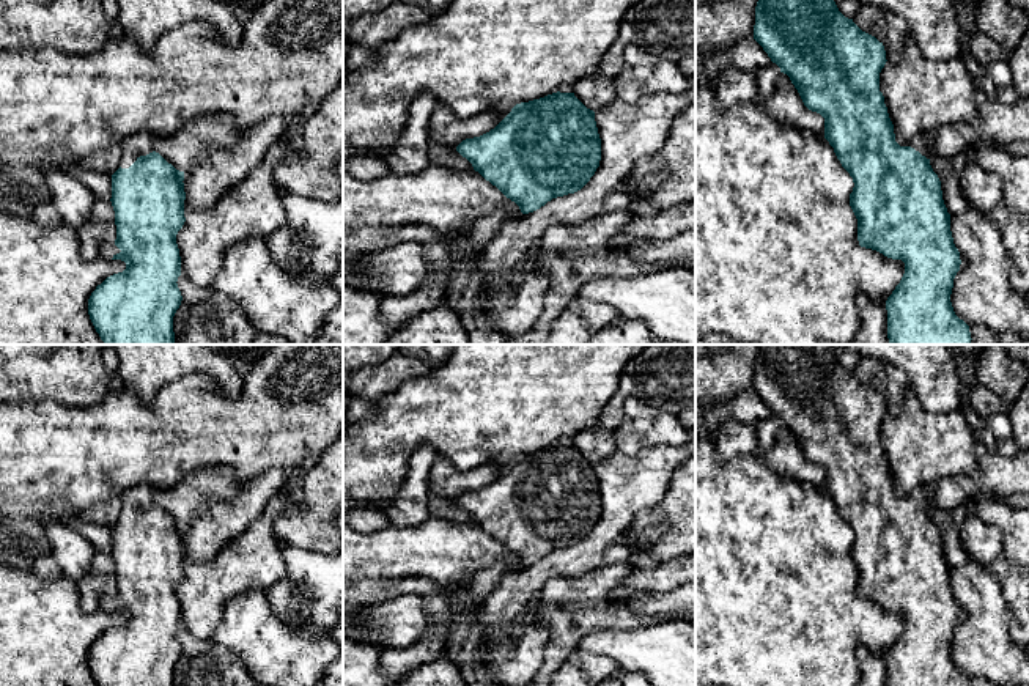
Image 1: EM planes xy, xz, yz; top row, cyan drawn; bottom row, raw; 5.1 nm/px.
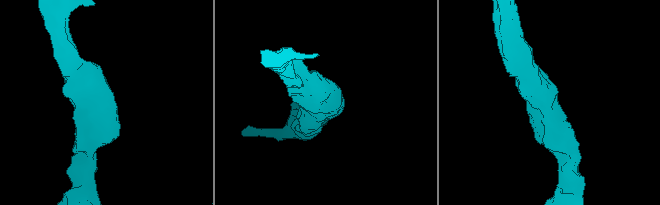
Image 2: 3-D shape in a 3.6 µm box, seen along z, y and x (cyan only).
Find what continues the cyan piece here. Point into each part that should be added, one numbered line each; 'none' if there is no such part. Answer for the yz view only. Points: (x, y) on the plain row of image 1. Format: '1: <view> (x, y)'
1: yz (922, 494)

